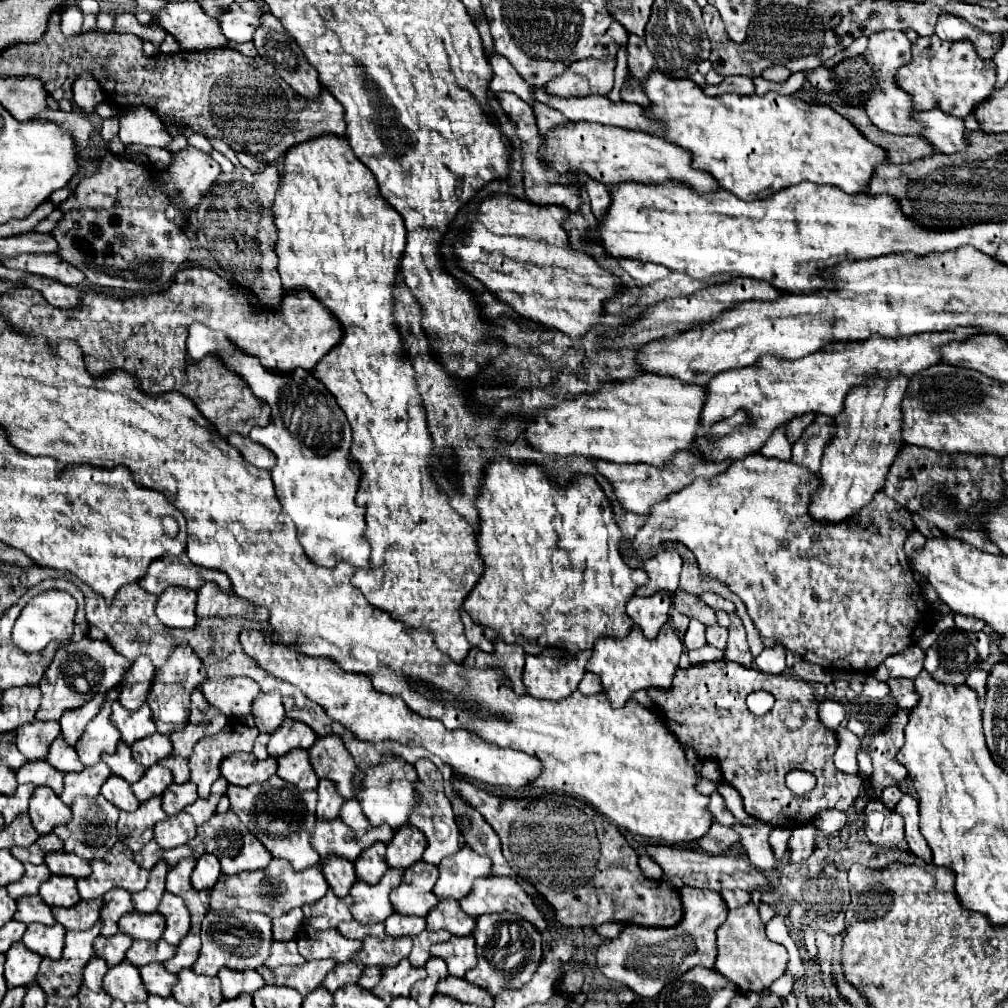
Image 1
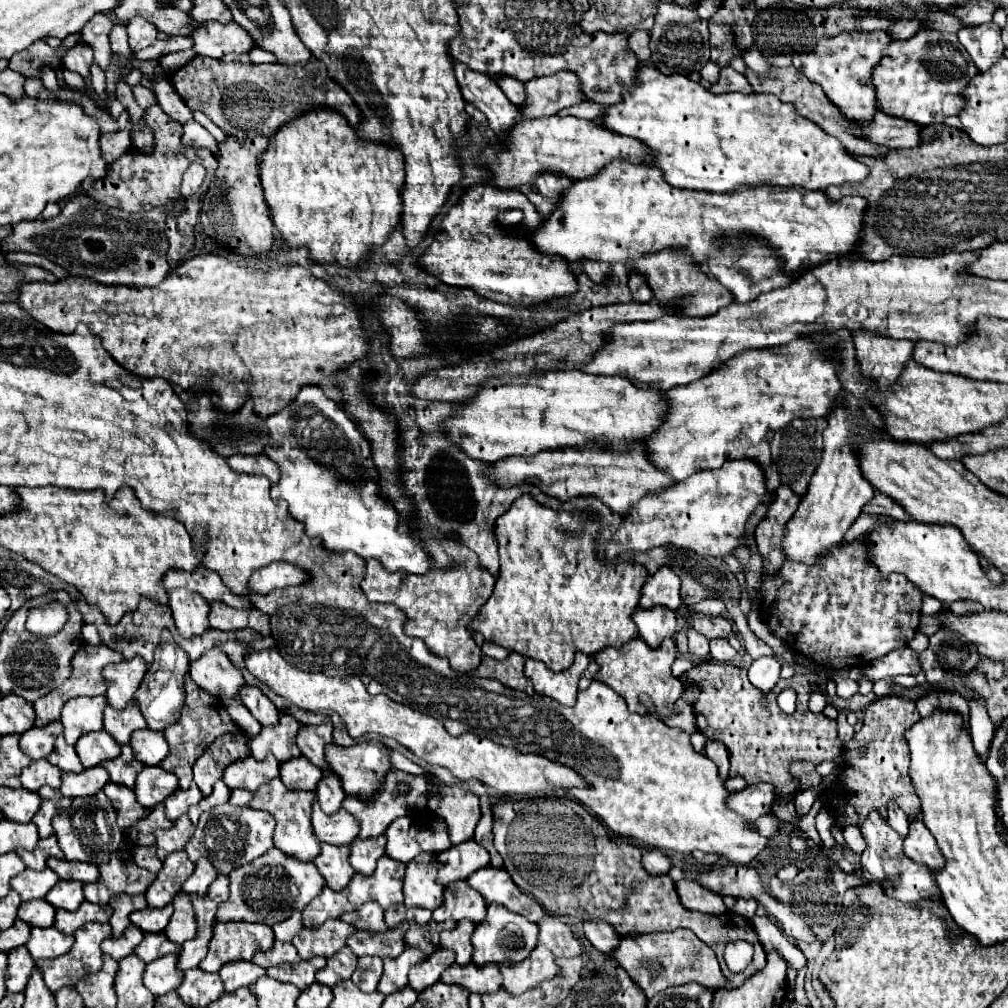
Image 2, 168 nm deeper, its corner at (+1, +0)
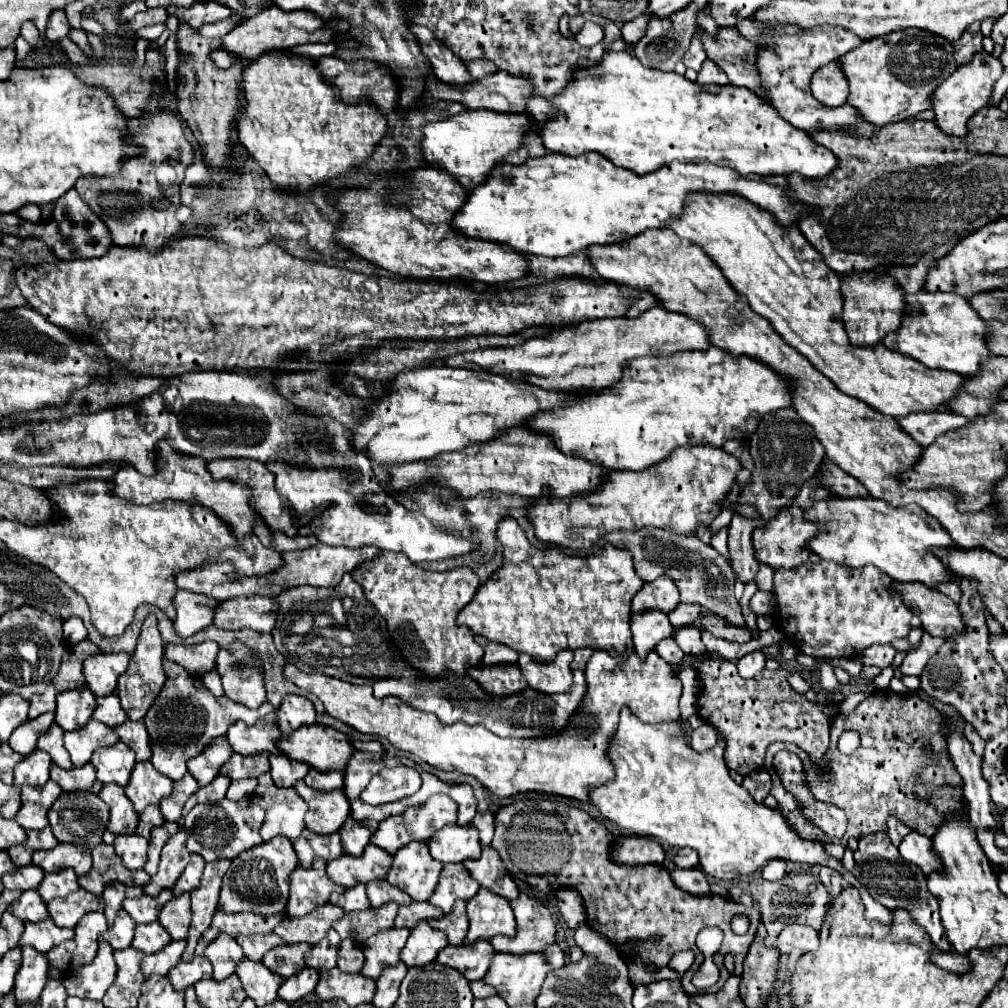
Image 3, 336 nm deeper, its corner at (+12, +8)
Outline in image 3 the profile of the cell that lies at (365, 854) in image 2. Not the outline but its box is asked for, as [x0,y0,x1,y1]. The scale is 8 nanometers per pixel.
[339,817,377,857]

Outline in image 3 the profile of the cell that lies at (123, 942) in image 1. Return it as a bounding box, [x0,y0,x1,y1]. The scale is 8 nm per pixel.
[101,911,135,949]

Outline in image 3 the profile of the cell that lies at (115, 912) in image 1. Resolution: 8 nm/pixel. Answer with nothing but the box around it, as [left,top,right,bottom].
[101,883,143,925]

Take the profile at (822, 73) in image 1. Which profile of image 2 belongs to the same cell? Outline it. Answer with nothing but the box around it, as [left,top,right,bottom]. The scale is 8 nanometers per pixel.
[796,31,890,121]

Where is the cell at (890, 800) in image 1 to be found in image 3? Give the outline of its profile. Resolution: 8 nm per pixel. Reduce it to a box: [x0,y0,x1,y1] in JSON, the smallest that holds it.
[887,815,911,845]

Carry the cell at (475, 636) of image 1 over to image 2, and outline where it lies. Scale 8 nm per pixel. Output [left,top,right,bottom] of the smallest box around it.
[482,641,508,661]

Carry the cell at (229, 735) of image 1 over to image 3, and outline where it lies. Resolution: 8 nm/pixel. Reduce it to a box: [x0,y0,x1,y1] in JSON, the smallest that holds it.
[187,735,233,785]

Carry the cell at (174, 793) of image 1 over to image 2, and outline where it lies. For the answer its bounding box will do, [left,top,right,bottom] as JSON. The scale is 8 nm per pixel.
[164,783,204,821]

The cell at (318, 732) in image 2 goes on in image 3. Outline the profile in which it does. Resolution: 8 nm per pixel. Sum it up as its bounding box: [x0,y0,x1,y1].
[279,695,315,735]

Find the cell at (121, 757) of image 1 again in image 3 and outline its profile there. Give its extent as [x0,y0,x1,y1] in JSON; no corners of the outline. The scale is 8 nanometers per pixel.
[91,741,135,787]

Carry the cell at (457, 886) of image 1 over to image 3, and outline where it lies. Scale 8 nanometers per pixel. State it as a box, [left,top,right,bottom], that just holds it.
[429,827,481,863]

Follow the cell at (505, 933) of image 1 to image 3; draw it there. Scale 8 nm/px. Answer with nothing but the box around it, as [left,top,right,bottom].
[465,889,515,945]

